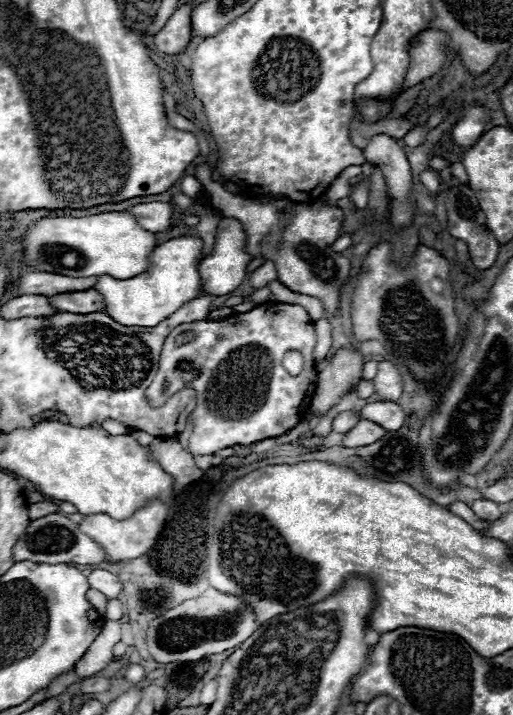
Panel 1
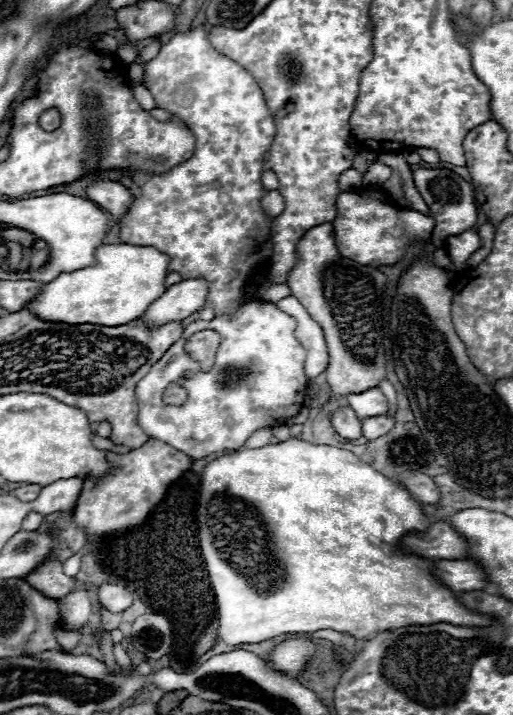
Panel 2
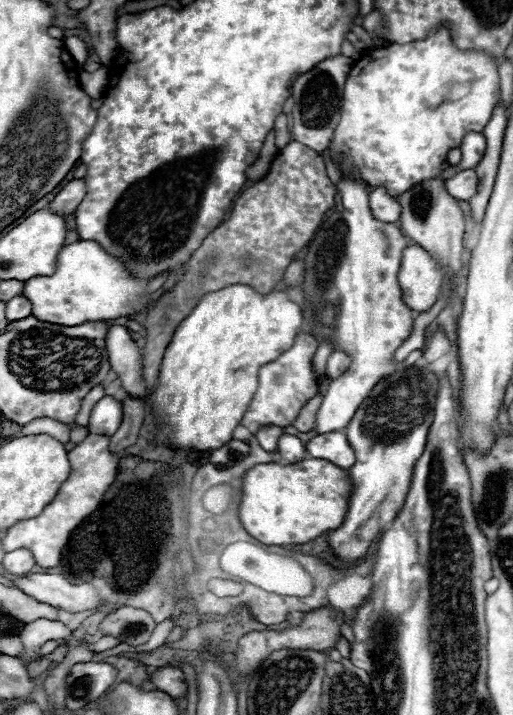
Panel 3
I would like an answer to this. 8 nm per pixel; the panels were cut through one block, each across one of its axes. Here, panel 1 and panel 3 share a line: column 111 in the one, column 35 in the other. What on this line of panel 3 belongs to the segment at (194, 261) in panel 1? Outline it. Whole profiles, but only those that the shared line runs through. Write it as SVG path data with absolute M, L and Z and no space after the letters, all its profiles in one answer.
M80 240L74 244L68 244L60 250L58 254L58 266L52 276L36 276L26 280L24 286L24 296L32 302L32 314L38 320L46 320L52 324L62 324L62 326L78 326L80 322L98 322L98 320L116 320L122 316L134 316L142 314L150 306L150 294L146 292L148 288L148 278L132 278L128 274L128 268L120 258L112 258L98 242L88 242Z

